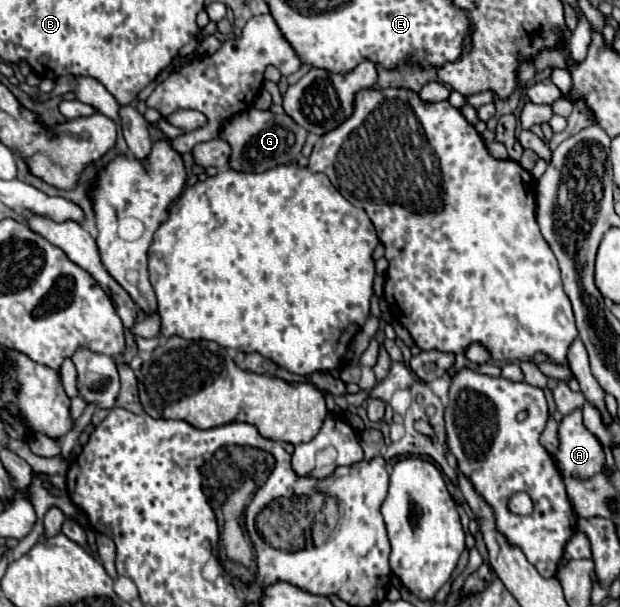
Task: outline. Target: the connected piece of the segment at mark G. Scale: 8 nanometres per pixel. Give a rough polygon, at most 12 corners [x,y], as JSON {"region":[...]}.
{"region":[[247,109],[225,121],[229,169],[295,163],[307,129],[287,113]]}

